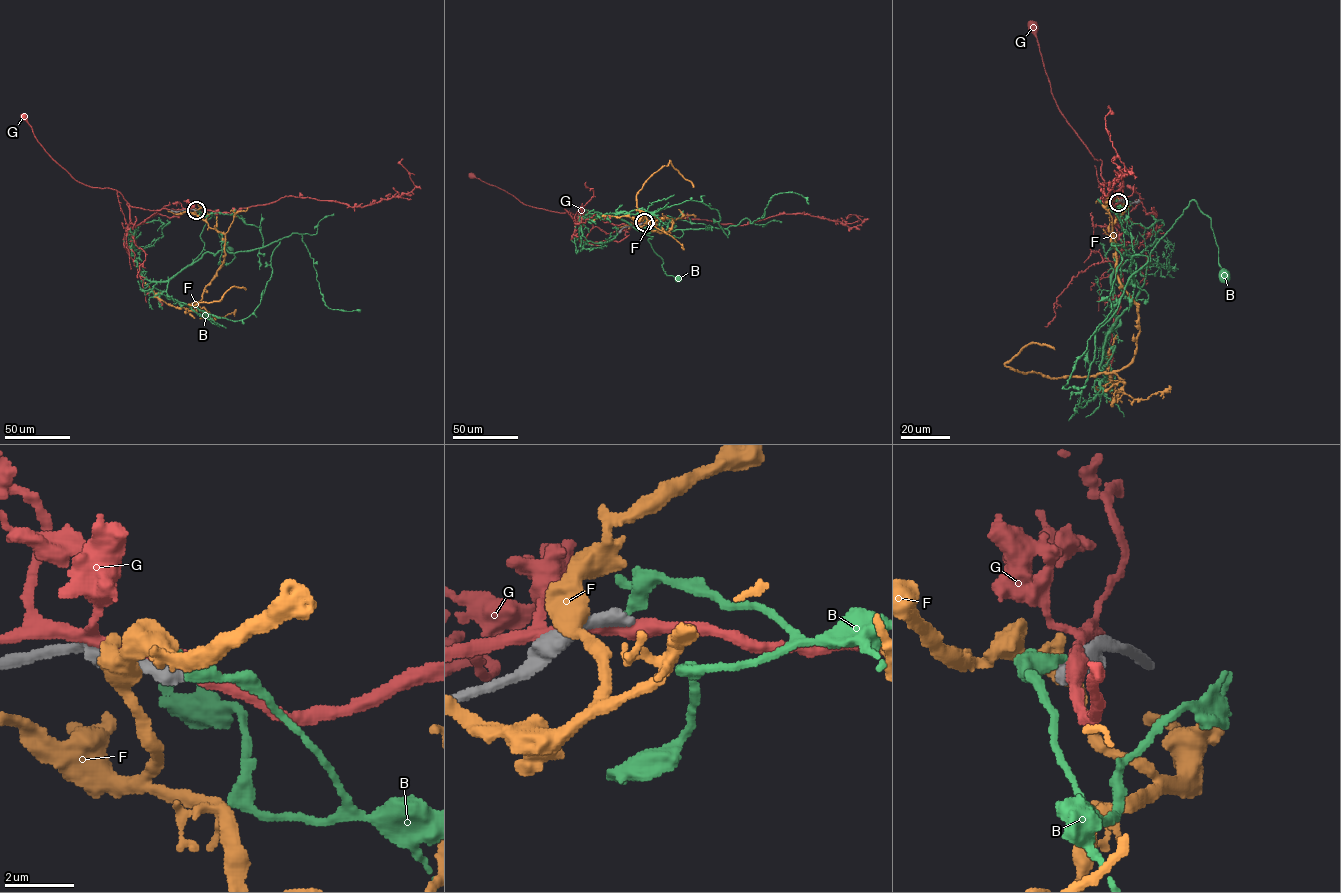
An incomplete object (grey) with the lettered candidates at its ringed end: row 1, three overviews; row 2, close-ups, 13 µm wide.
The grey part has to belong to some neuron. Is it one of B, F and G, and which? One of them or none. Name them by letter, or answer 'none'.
none

